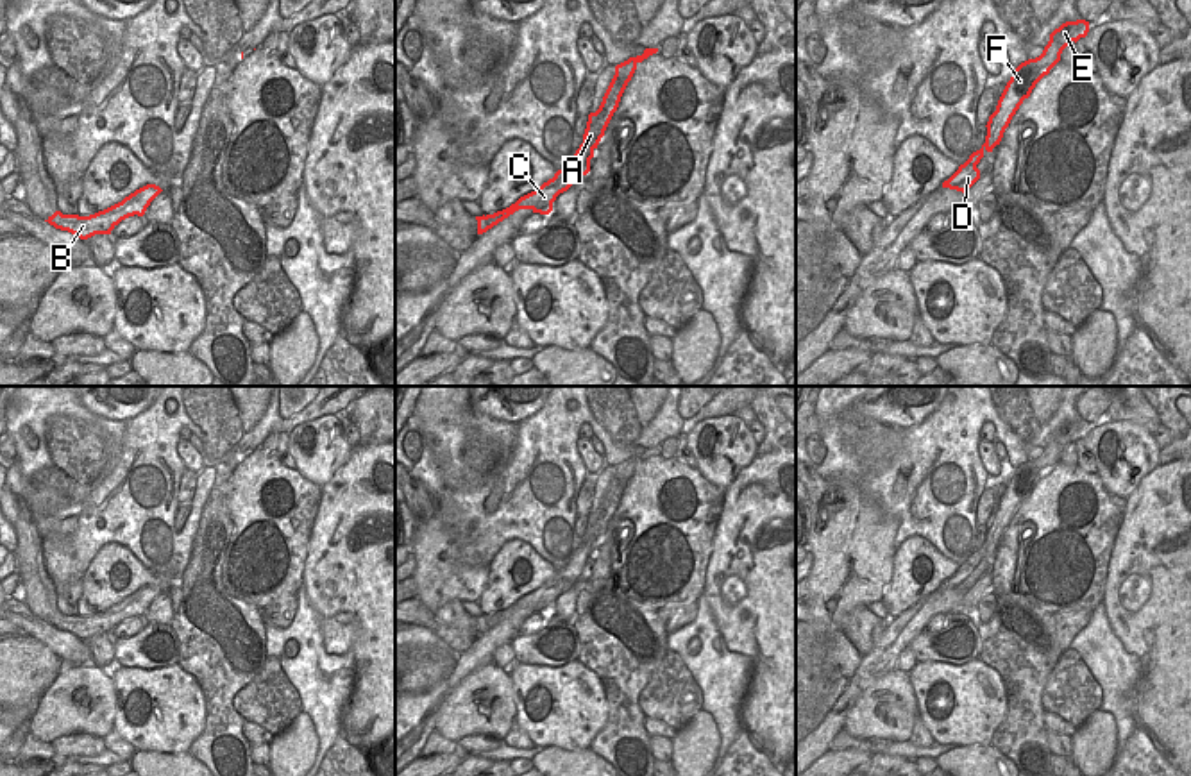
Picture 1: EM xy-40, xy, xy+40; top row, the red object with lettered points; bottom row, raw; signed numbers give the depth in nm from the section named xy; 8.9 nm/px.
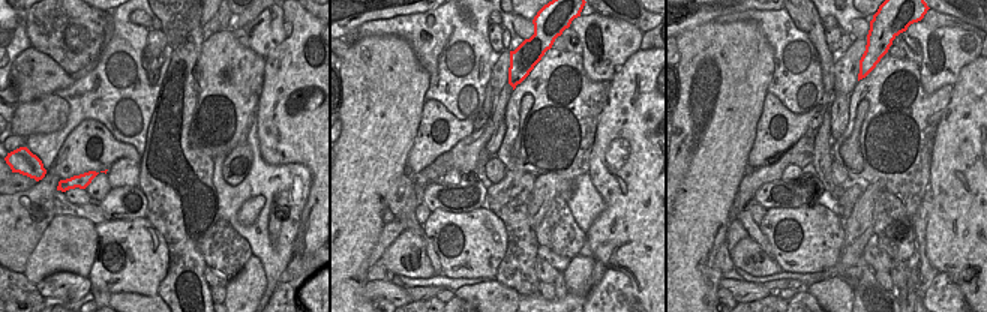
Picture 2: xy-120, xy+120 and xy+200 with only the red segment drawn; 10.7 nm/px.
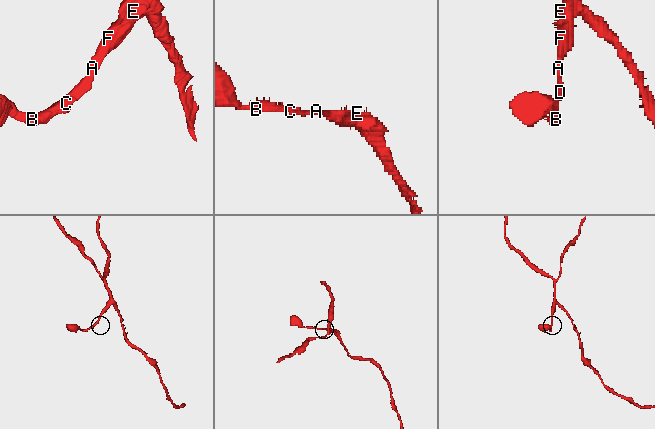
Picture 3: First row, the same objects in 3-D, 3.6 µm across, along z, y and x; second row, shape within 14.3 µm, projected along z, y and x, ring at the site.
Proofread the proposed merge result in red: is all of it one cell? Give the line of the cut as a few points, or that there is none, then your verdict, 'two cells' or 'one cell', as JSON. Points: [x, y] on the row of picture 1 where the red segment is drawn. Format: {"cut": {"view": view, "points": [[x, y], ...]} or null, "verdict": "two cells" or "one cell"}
{"cut": null, "verdict": "one cell"}

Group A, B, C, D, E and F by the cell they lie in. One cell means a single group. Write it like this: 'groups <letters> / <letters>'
groups A B C D E F

